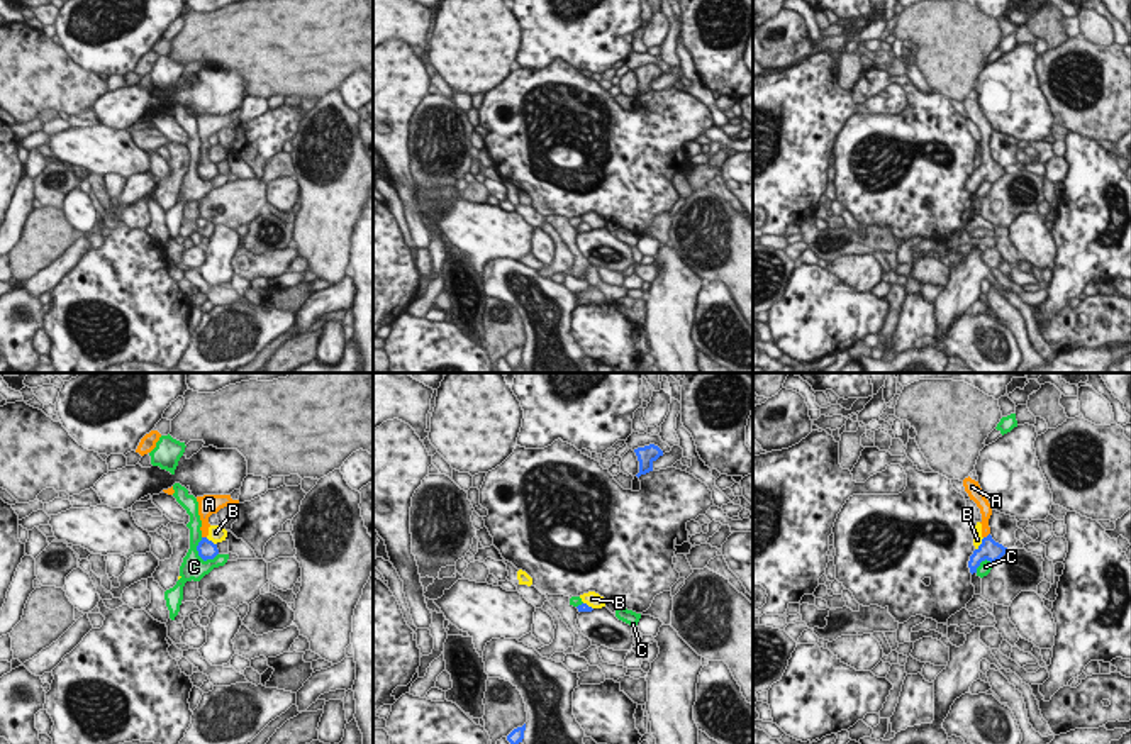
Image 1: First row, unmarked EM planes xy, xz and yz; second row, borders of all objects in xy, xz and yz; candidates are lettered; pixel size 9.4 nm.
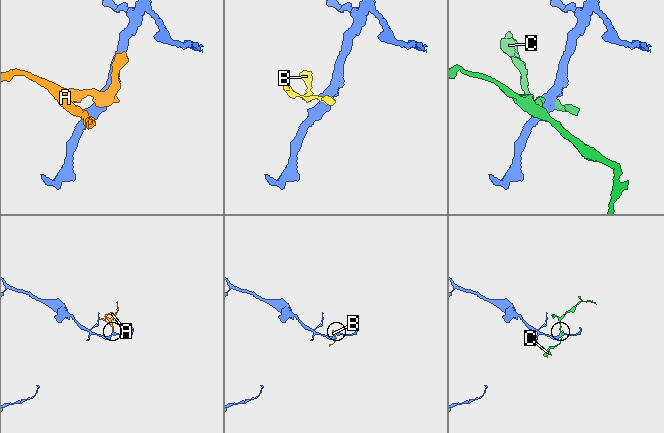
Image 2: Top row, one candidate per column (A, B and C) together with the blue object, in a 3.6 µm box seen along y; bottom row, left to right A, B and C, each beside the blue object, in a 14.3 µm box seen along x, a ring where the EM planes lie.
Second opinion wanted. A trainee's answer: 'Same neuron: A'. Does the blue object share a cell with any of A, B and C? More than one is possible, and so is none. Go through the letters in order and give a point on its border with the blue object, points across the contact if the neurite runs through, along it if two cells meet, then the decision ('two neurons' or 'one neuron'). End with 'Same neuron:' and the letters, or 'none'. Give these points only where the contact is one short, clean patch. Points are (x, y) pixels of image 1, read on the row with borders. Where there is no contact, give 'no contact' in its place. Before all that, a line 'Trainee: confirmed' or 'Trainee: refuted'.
Trainee: confirmed
A: yz (987, 536) | across yz (989, 549), (987, 536), (986, 510) | one neuron
B: yz (980, 544) | along yz (984, 538), (975, 549) | two neurons
C: xy (199, 553) | along xy (200, 538), (197, 553), (204, 560), (212, 560) | two neurons
Same neuron: A

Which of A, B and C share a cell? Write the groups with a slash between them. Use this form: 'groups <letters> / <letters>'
groups A / B / C

